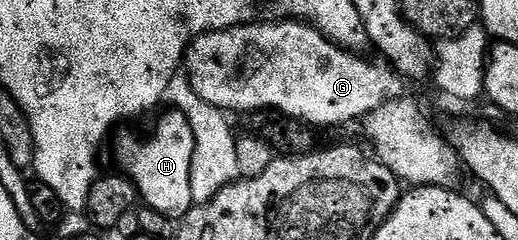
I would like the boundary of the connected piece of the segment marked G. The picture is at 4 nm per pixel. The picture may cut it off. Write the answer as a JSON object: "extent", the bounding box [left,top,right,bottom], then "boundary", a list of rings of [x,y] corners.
{"extent":[183,19,405,127],"boundary":[[[283,19],[277,25],[245,23],[232,29],[202,33],[192,38],[184,55],[183,68],[188,74],[192,89],[215,109],[236,113],[252,113],[255,109],[277,109],[288,119],[308,127],[316,125],[344,125],[347,121],[359,122],[368,114],[387,103],[405,96],[405,78],[395,69],[379,60],[367,61],[355,52],[335,45],[323,37],[319,29],[300,19]]]}

